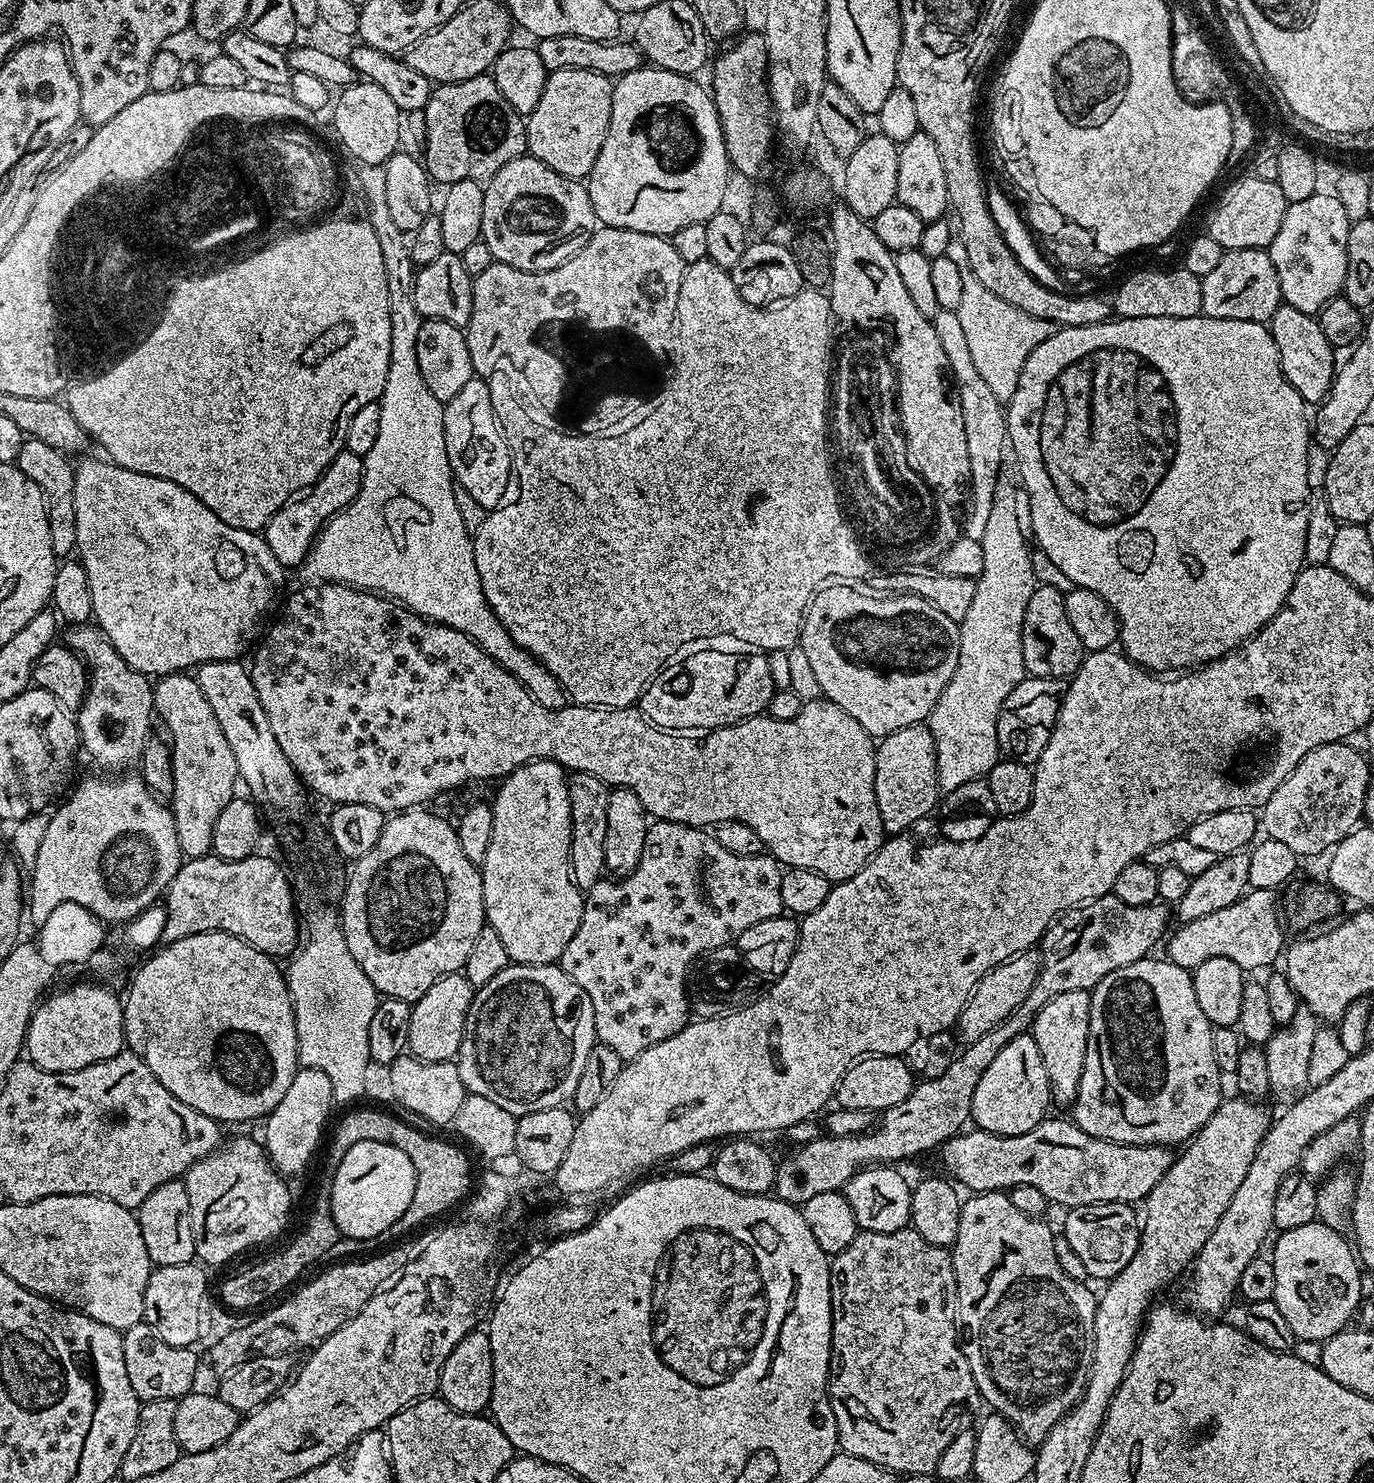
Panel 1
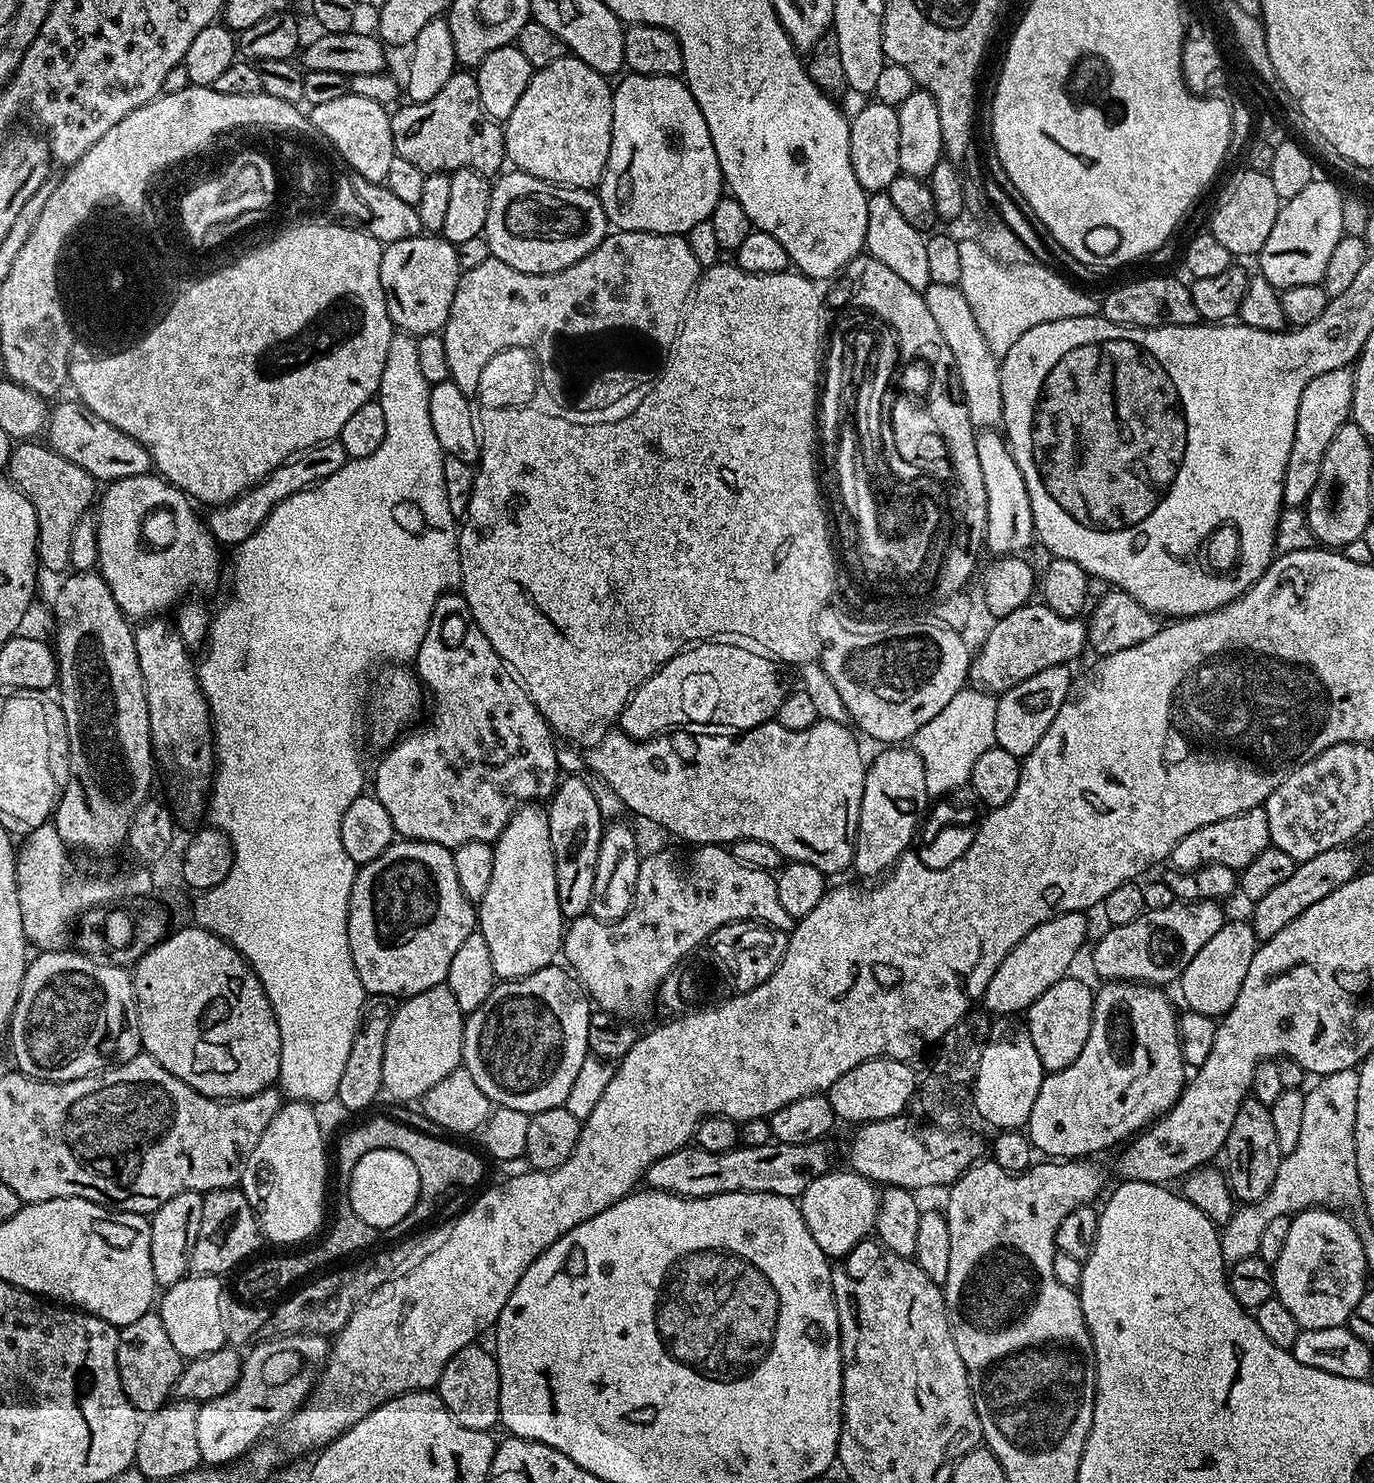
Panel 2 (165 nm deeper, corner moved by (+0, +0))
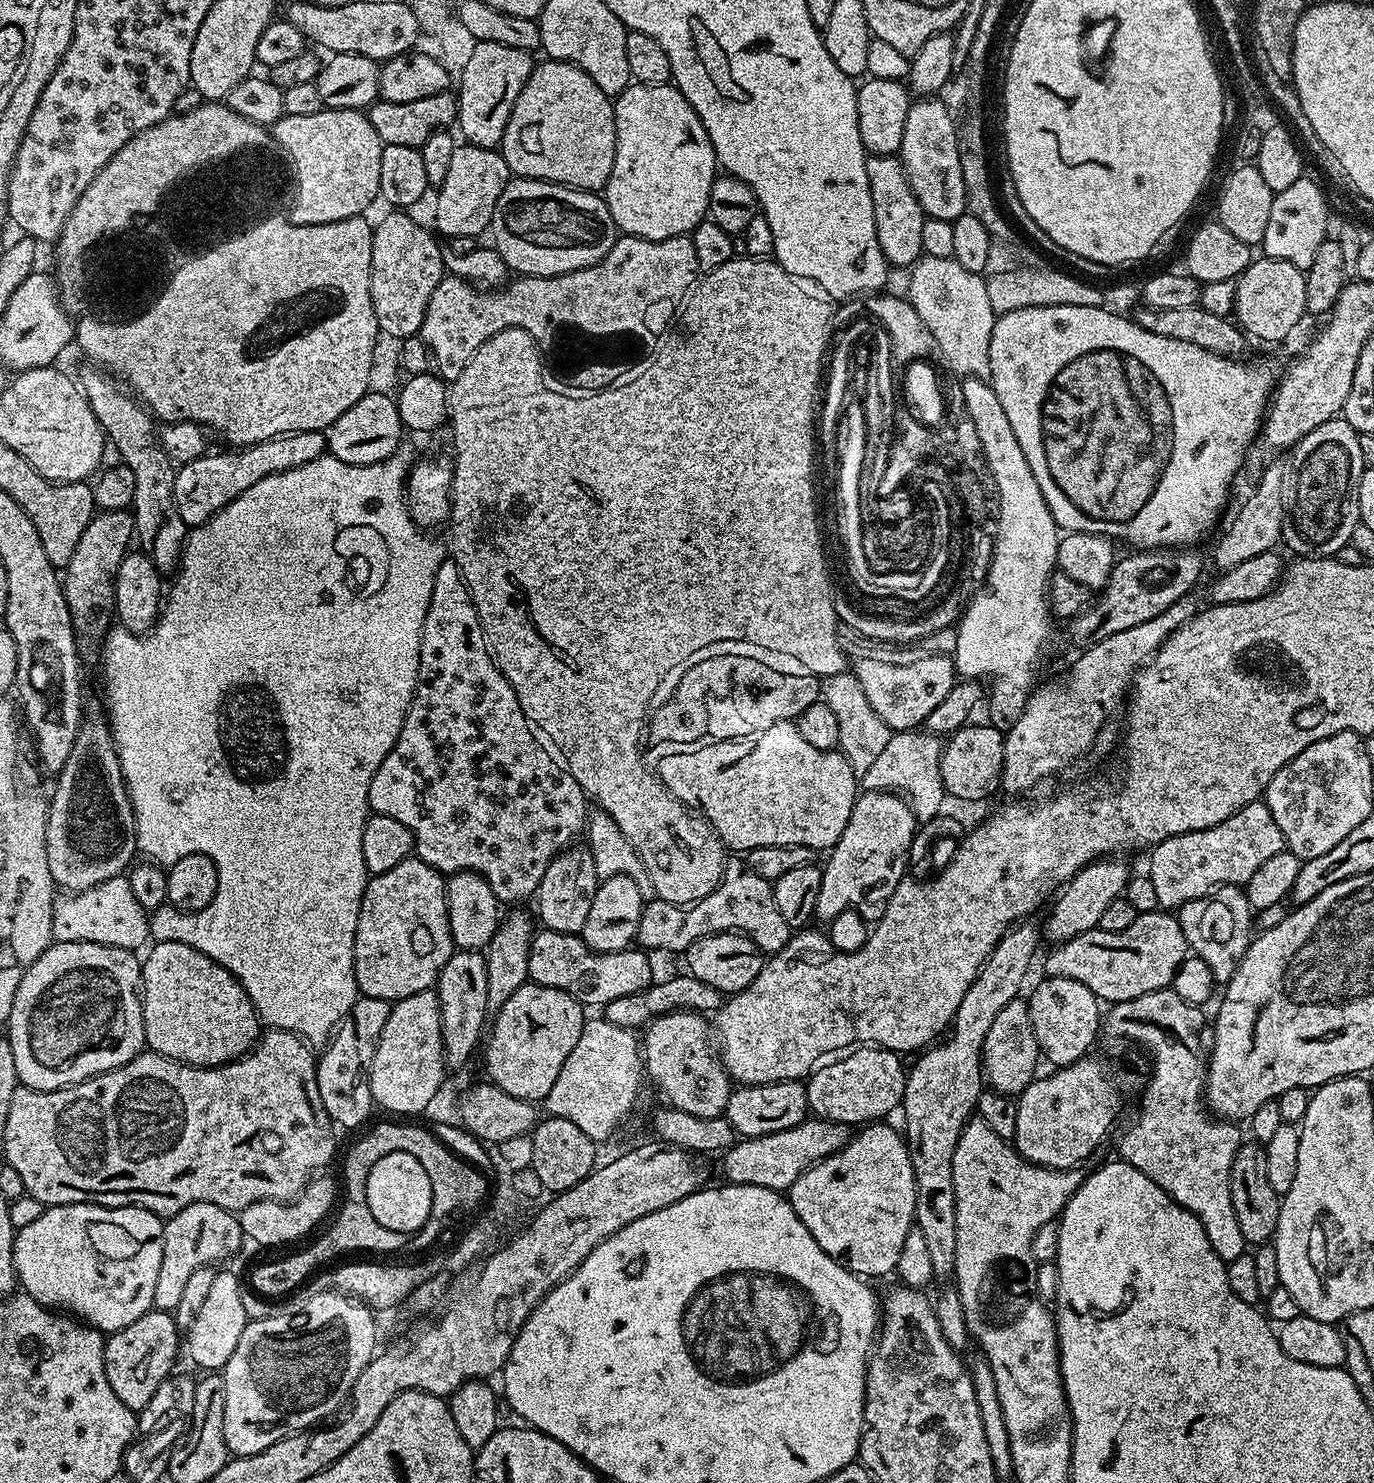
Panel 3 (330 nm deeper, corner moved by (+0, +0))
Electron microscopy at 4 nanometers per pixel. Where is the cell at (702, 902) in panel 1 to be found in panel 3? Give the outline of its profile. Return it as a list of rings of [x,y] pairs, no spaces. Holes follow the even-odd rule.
[[[740,858],[729,859],[725,863],[718,887],[695,904],[685,906],[659,898],[649,899],[642,910],[636,940],[644,950],[660,949],[680,954],[698,938],[711,936],[713,932],[738,932],[748,936],[765,954],[782,950],[782,946],[786,946],[786,942],[794,935],[793,929],[788,927],[786,918],[782,918],[778,905],[774,902],[772,881],[754,874],[747,859]]]

